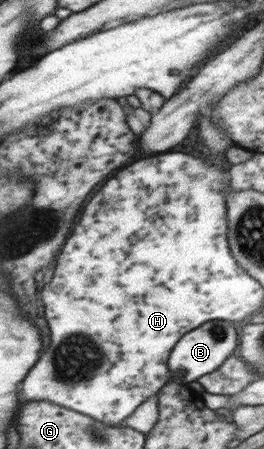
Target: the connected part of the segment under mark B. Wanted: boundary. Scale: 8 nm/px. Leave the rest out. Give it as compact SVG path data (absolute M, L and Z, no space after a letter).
M218 320L208 322L208 326L198 326L196 330L184 334L184 338L180 338L180 346L172 350L172 362L168 362L168 366L172 366L172 382L189 383L208 373L214 373L232 354L234 348L236 330L230 322Z

